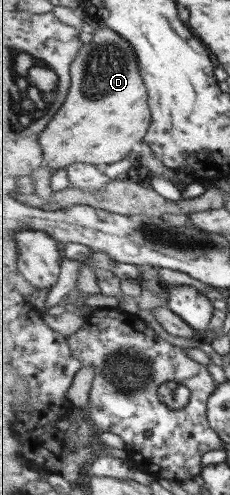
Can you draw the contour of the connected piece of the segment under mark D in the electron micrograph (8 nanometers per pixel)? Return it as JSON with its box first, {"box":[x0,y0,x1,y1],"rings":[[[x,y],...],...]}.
{"box":[40,23,152,172],"rings":[[[102,23],[91,32],[92,38],[88,43],[83,43],[79,56],[71,65],[72,82],[68,98],[40,136],[44,162],[52,172],[80,162],[98,166],[118,162],[133,152],[132,146],[144,140],[152,125],[150,93],[144,83],[141,63],[134,46],[124,36]]]}

